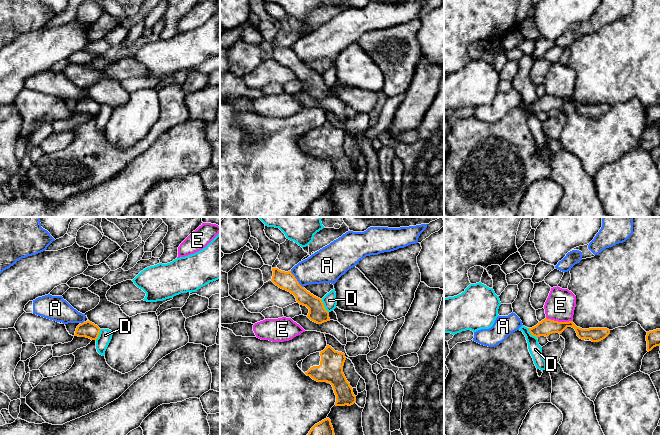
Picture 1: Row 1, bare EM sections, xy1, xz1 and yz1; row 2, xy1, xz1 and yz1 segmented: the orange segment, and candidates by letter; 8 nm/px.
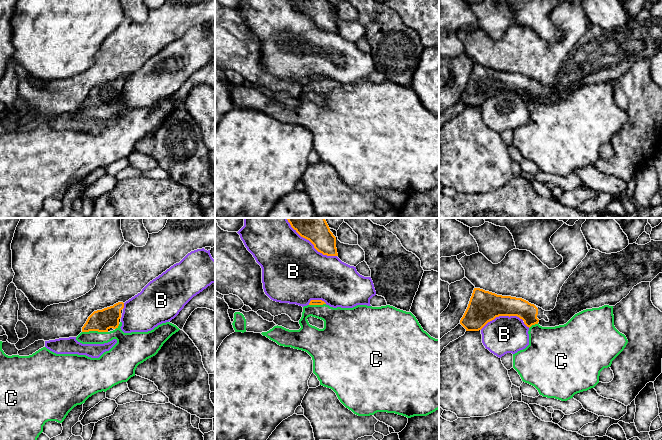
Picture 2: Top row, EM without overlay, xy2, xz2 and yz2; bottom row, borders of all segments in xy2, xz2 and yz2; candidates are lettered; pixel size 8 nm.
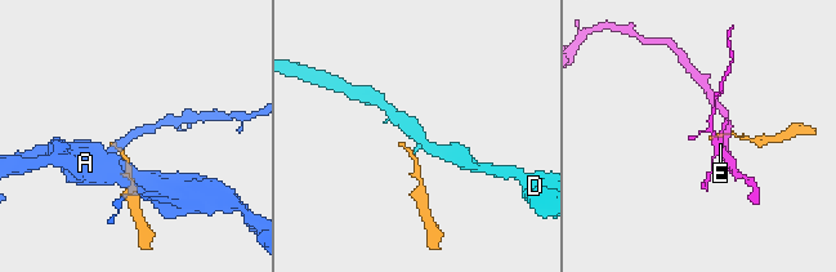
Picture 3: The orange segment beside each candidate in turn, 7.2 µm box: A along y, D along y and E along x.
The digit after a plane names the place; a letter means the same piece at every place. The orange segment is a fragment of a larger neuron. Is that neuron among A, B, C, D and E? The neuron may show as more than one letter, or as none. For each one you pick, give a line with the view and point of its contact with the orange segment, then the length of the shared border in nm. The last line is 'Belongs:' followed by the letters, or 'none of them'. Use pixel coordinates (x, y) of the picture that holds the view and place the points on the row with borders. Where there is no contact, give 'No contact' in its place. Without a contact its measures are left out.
Belongs: none of them

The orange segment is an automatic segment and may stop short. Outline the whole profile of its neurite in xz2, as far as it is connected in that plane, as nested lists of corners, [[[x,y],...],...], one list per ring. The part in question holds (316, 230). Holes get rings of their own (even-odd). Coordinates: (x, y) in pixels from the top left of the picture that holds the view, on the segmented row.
[[[287,218],[291,227],[303,238],[309,240],[314,248],[327,256],[338,256],[336,248],[336,237],[330,231],[325,218]]]

